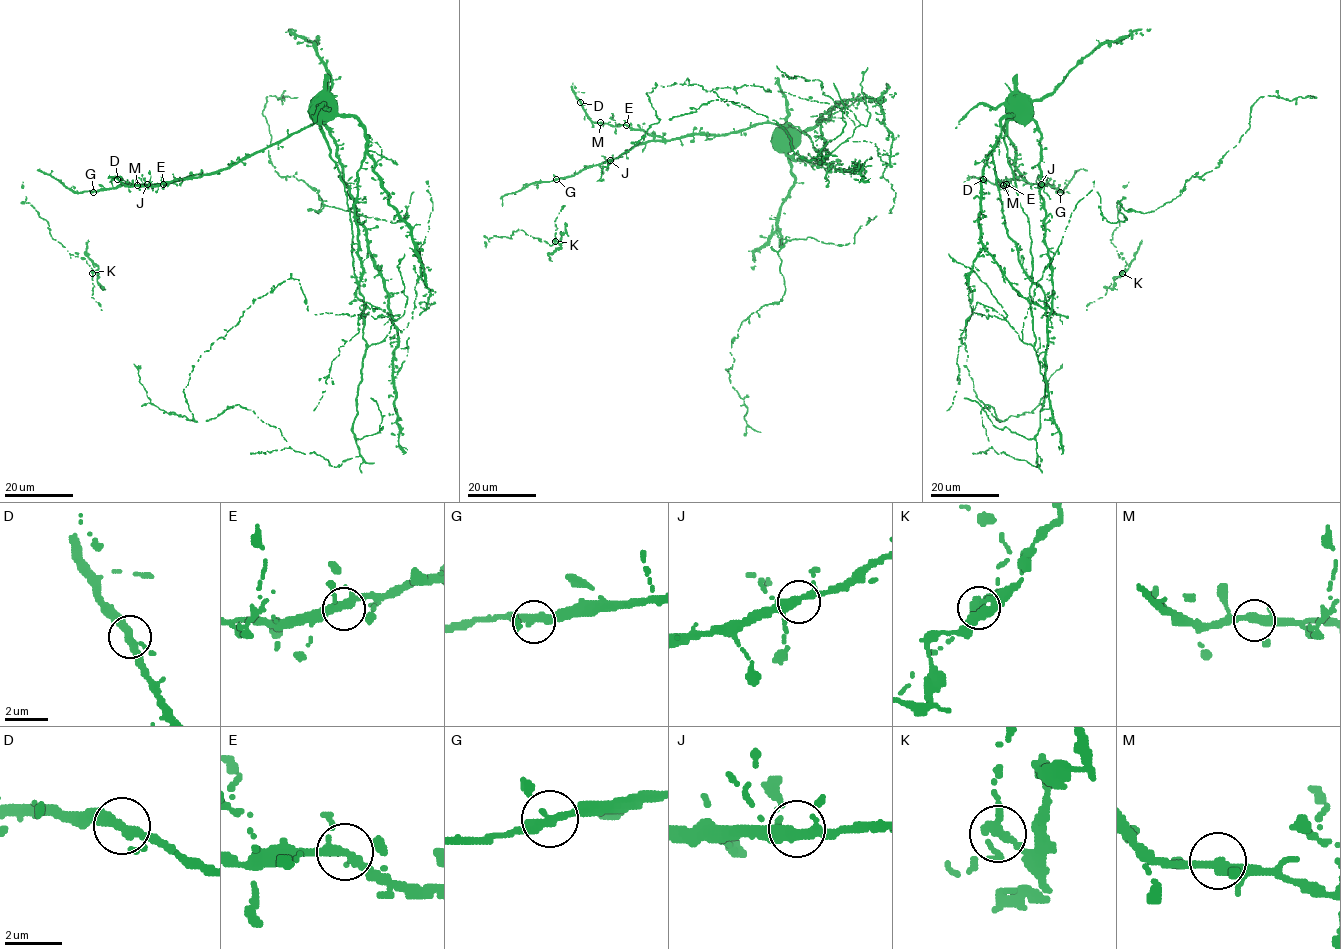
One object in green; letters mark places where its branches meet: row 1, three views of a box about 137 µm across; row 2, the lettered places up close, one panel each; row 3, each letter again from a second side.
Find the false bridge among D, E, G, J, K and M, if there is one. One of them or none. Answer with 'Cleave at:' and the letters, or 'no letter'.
Cleave at: K

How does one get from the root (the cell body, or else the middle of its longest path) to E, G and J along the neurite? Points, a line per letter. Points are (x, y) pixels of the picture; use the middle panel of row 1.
E: (787, 131), (789, 125), (757, 123), (721, 135), (690, 134), (667, 140), (626, 125)
G: (787, 131), (789, 125), (757, 123), (721, 135), (650, 140), (617, 157), (556, 179)
J: (787, 131), (789, 125), (757, 123), (721, 135), (690, 134), (672, 140), (650, 140), (610, 160)

